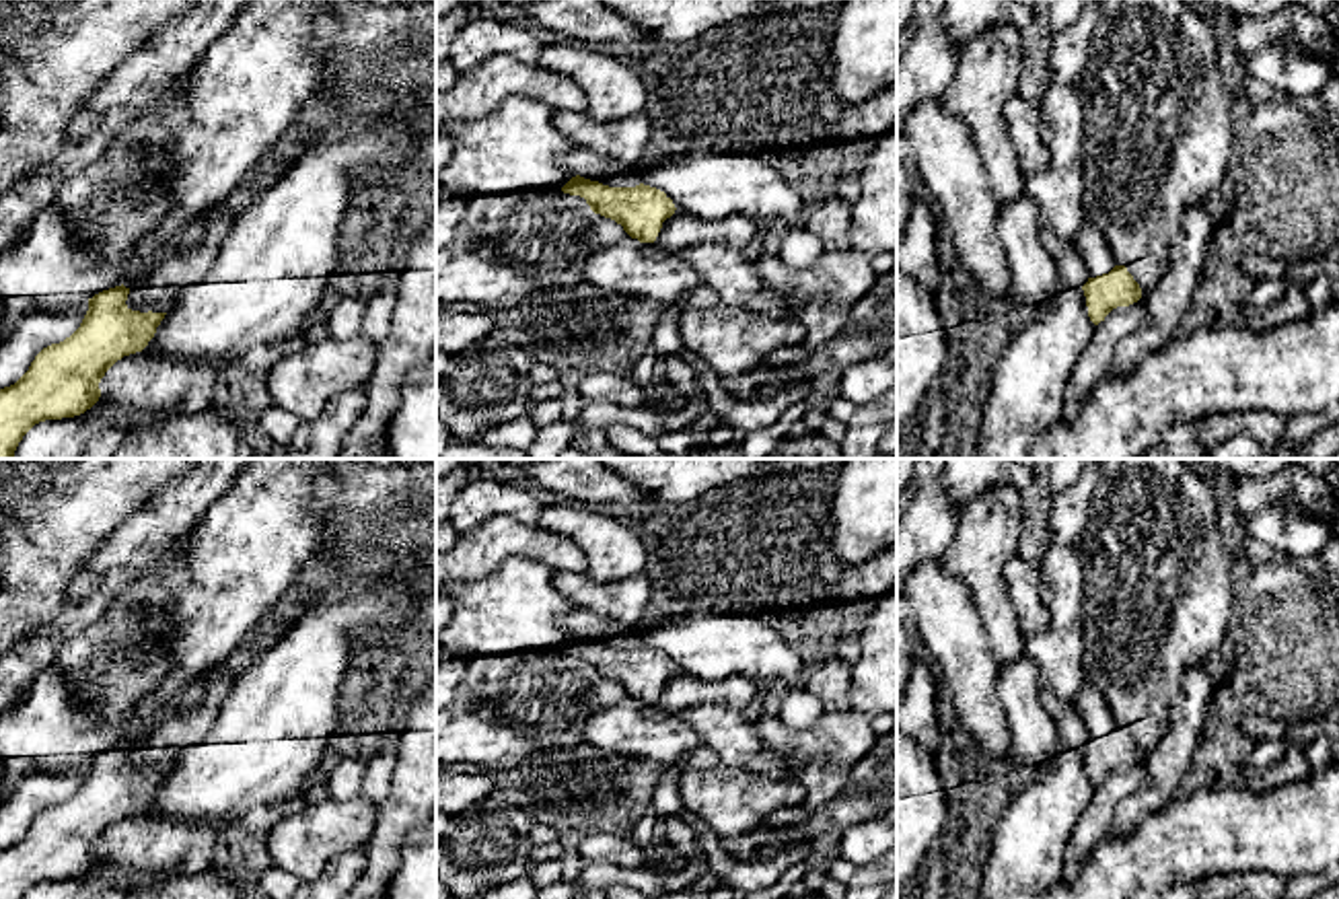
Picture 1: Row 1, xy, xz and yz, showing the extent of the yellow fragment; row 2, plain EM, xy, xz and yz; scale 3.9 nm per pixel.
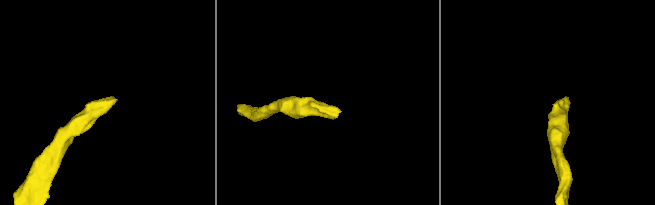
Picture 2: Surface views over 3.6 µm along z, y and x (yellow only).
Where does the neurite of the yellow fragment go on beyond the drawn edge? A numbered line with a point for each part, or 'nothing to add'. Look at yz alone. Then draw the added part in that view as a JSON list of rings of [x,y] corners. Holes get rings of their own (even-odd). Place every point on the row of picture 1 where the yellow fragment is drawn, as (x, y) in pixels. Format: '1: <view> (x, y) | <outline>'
1: yz (1091, 243) | [[[1084,216],[1082,228],[1074,239],[1078,253],[1090,274],[1090,278],[1109,274],[1117,263],[1113,251],[1107,245],[1107,237],[1098,230],[1096,222]]]

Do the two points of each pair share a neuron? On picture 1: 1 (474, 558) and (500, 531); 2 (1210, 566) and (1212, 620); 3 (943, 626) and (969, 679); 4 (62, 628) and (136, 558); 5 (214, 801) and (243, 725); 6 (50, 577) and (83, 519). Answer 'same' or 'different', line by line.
1: same
2: same
3: same
4: same
5: same
6: same

